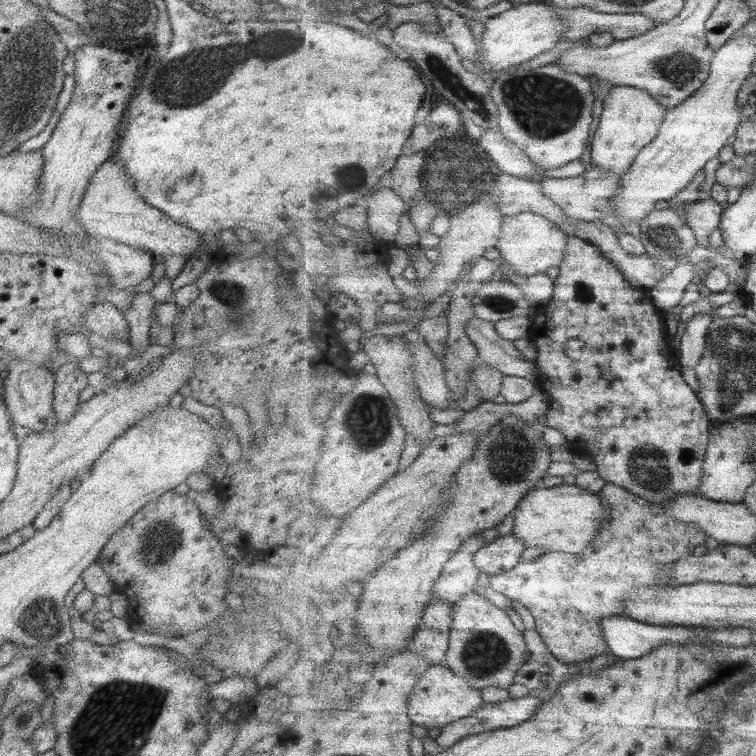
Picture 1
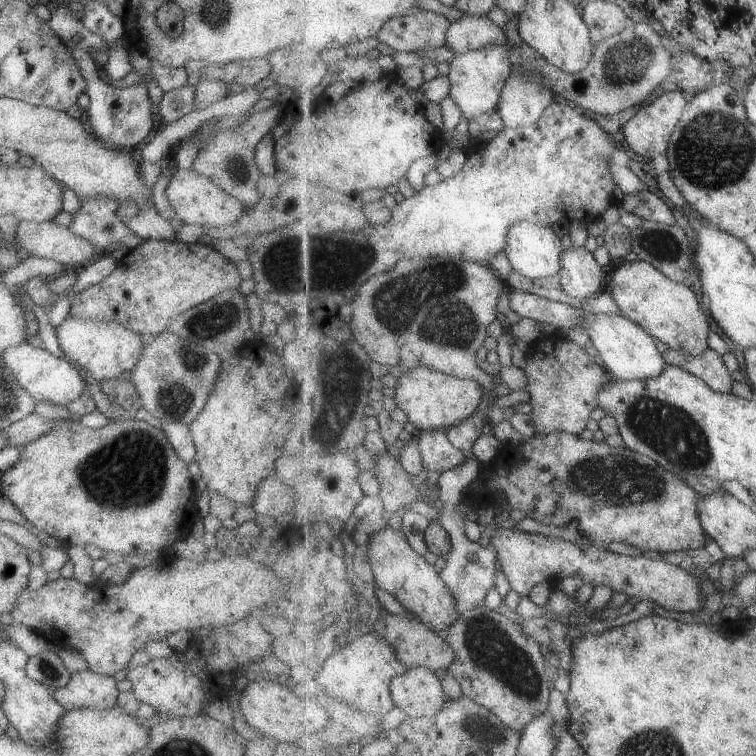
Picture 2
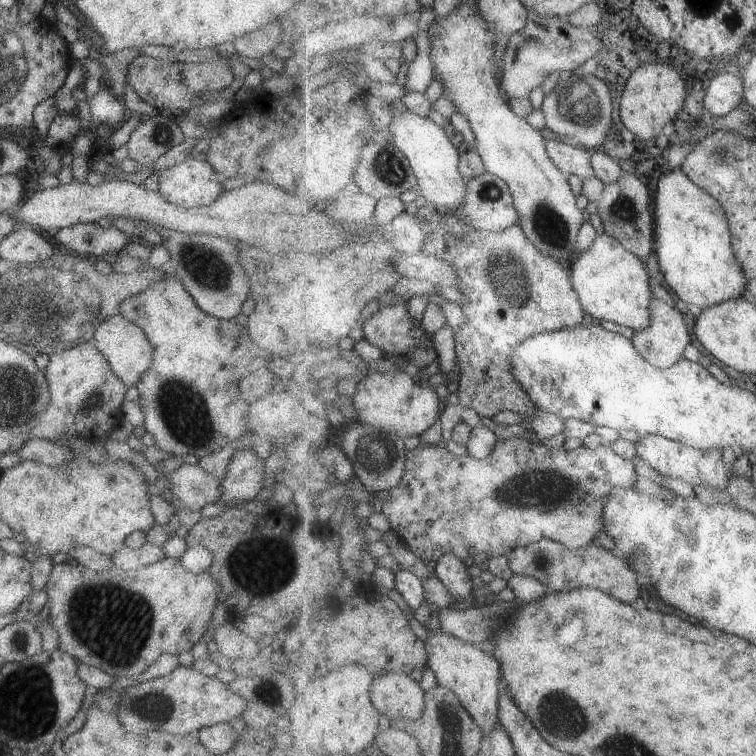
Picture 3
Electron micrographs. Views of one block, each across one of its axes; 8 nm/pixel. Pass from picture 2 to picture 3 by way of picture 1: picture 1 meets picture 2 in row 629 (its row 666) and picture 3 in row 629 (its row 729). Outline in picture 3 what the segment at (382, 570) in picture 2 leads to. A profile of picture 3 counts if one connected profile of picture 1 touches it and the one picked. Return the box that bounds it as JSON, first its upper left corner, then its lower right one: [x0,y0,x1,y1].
[424,628,502,734]

